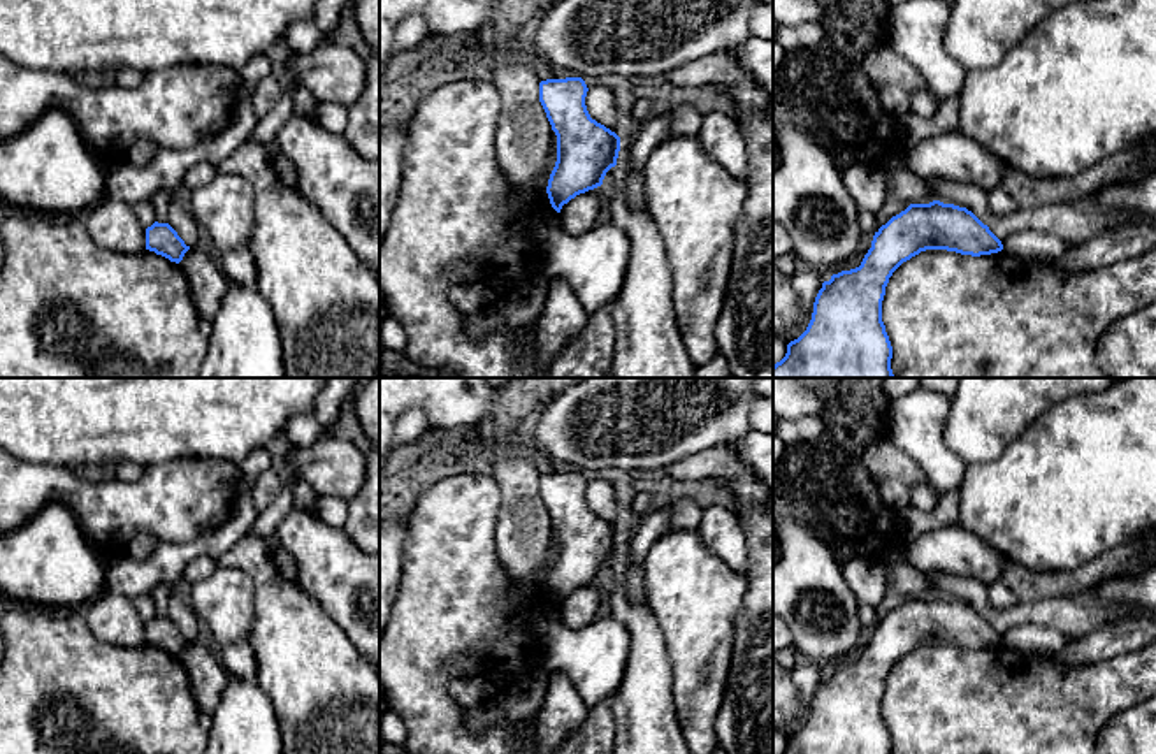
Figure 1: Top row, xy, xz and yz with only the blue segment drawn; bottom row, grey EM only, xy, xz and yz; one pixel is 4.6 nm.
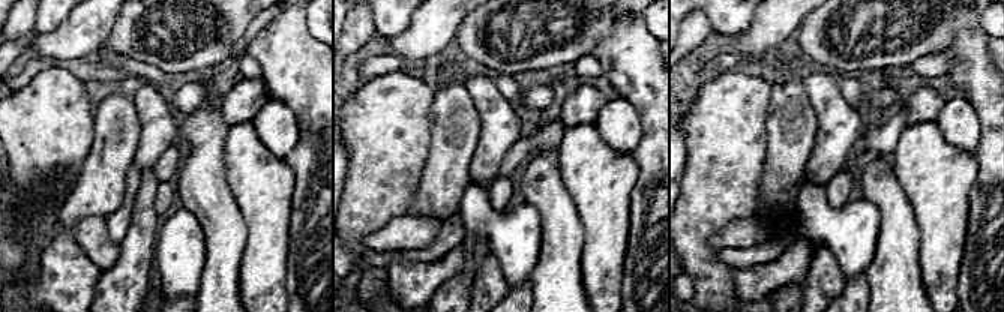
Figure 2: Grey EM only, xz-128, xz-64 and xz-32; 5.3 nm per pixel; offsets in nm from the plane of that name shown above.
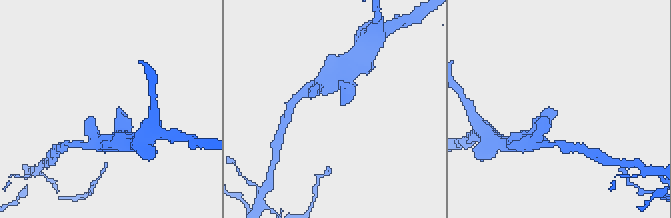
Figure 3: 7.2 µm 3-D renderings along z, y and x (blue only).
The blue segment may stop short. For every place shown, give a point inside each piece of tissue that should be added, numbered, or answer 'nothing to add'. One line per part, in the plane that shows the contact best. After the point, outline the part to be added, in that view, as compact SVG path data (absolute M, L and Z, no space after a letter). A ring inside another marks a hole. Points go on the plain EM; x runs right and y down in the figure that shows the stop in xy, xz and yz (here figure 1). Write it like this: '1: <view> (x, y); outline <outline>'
nothing to add

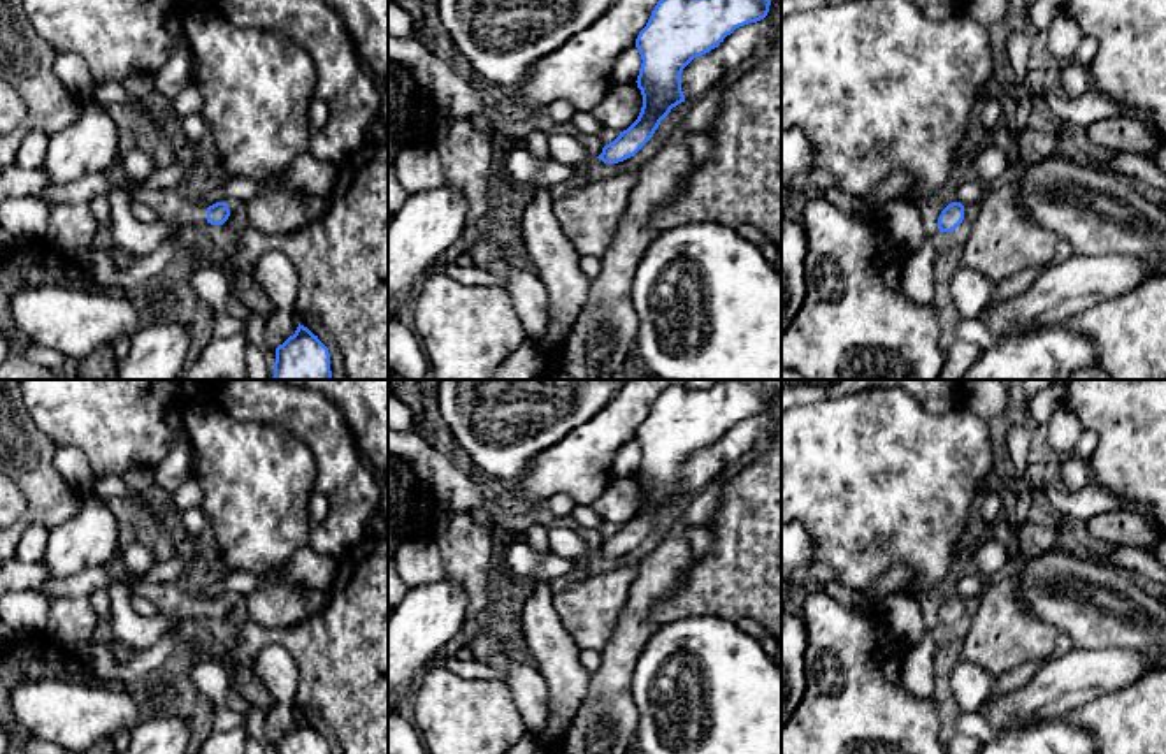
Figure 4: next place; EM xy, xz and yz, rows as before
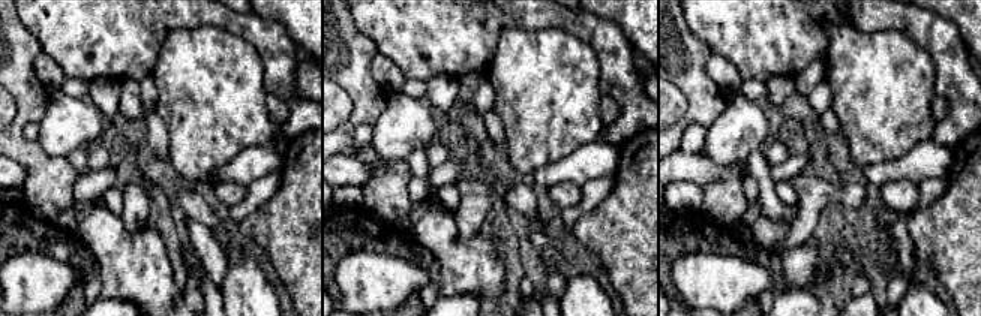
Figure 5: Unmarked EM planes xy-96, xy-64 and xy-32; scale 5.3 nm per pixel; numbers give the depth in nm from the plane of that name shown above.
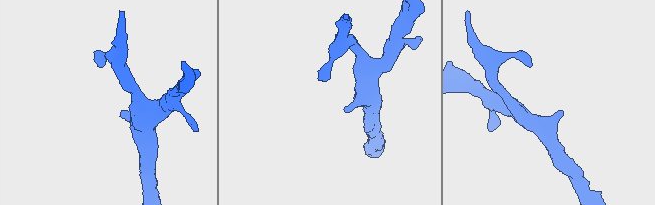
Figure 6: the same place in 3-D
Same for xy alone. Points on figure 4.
1: xy (178, 603); outline M128 534L109 562L88 568L68 580L56 578L42 562L25 562L12 557L0 566L0 596L12 591L32 591L44 594L47 599L88 598L97 589L107 589L114 575L128 587L132 596L148 598L169 619L165 636L130 661L116 661L98 649L86 656L83 661L84 677L105 685L128 684L160 668L179 649L190 626L207 615L207 601L184 585L137 584L139 576L128 573L121 559L126 538Z

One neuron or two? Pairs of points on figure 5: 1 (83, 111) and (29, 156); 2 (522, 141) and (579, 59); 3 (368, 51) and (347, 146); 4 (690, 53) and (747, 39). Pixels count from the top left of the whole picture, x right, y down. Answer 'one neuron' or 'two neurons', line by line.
1: two neurons
2: one neuron
3: one neuron
4: two neurons

